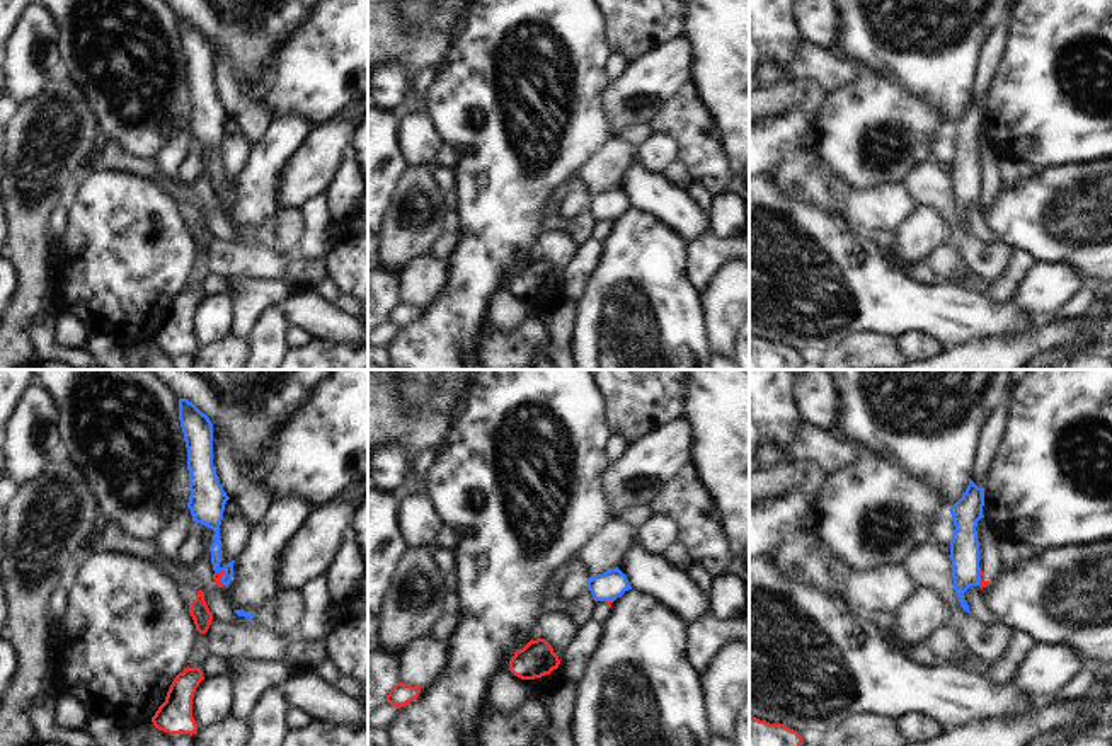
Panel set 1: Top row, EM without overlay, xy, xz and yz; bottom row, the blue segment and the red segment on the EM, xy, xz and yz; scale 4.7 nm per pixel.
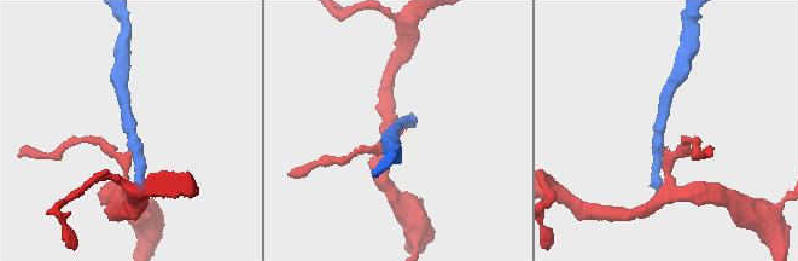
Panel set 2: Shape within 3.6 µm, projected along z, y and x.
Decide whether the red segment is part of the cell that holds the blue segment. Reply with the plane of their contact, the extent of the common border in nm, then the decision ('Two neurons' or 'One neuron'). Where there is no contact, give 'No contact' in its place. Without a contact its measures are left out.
Touches blue in xy. Shared border 80 nm. Two neurons

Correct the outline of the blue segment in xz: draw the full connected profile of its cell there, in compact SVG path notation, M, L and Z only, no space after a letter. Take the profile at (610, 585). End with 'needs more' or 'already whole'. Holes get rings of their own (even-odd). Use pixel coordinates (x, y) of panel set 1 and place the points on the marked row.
M618 567L591 576L586 588L591 591L594 601L611 603L625 591L632 589L627 576Z | already whole

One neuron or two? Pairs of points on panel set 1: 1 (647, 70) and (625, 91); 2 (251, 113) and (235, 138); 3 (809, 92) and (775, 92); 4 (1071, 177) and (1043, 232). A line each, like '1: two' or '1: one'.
1: one
2: two
3: one
4: one

